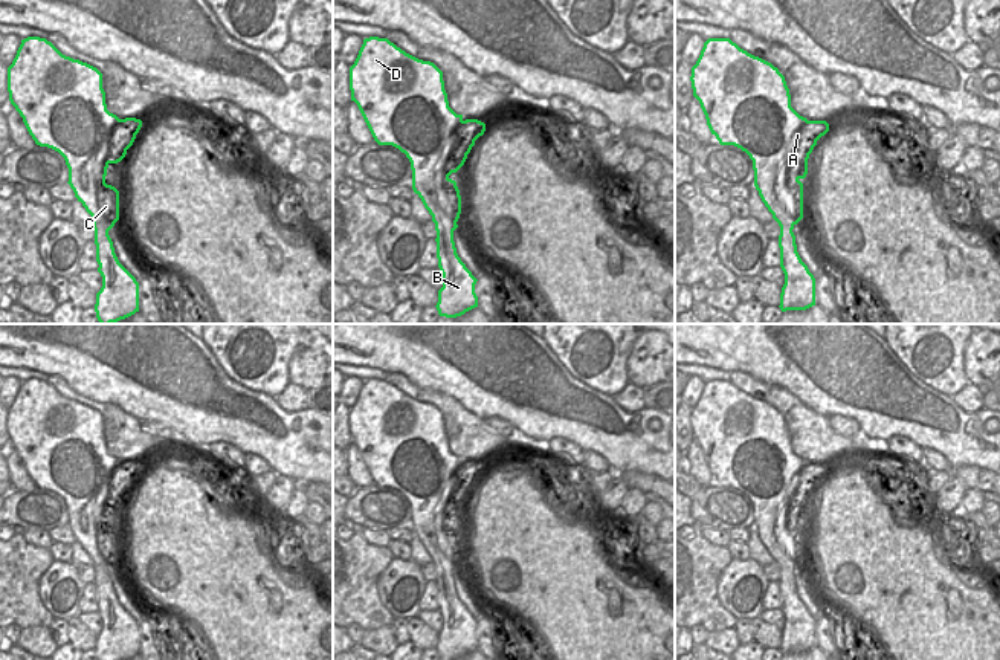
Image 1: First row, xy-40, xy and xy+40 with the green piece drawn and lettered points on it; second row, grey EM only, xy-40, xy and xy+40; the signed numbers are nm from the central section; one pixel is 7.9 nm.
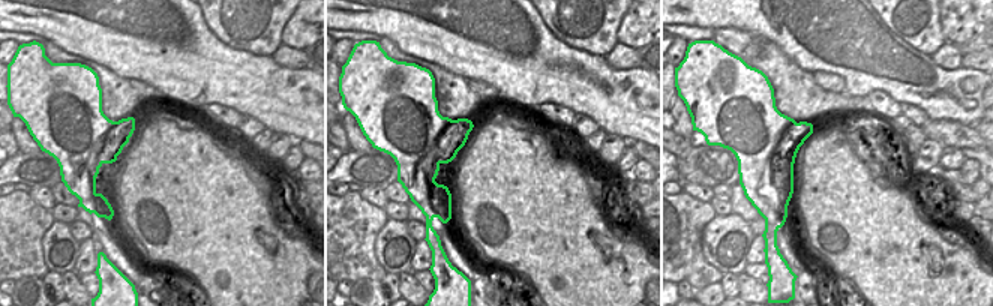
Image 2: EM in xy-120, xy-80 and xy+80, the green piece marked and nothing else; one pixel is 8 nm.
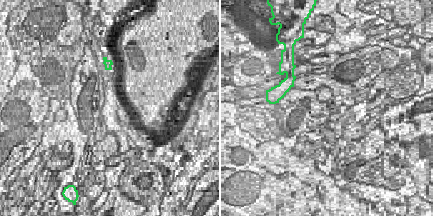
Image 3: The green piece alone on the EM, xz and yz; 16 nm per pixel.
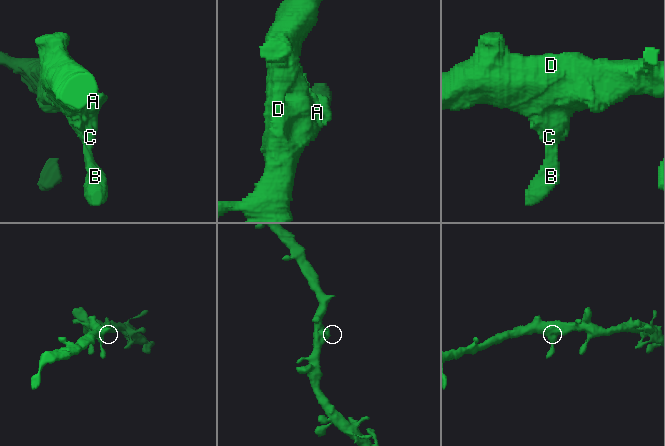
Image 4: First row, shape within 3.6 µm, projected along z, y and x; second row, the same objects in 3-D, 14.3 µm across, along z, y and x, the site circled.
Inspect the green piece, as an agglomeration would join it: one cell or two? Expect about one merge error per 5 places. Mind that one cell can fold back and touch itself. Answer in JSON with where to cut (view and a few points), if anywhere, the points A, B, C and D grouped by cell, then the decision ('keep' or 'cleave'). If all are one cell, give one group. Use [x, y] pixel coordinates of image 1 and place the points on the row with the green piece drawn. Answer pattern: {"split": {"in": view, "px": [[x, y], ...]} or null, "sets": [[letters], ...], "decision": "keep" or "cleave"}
{"split": null, "sets": [["A", "B", "C", "D"]], "decision": "keep"}

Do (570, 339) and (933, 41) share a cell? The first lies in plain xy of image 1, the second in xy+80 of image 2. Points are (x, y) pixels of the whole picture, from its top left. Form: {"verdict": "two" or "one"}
{"verdict": "one"}

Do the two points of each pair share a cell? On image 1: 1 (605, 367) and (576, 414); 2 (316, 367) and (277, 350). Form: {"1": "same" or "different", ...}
{"1": "different", "2": "different"}

